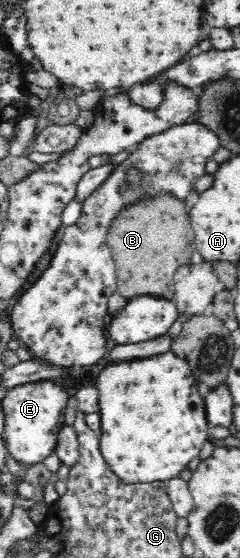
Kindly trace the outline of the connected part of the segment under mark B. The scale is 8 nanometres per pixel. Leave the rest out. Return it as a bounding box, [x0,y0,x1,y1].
[107,195,196,300]

